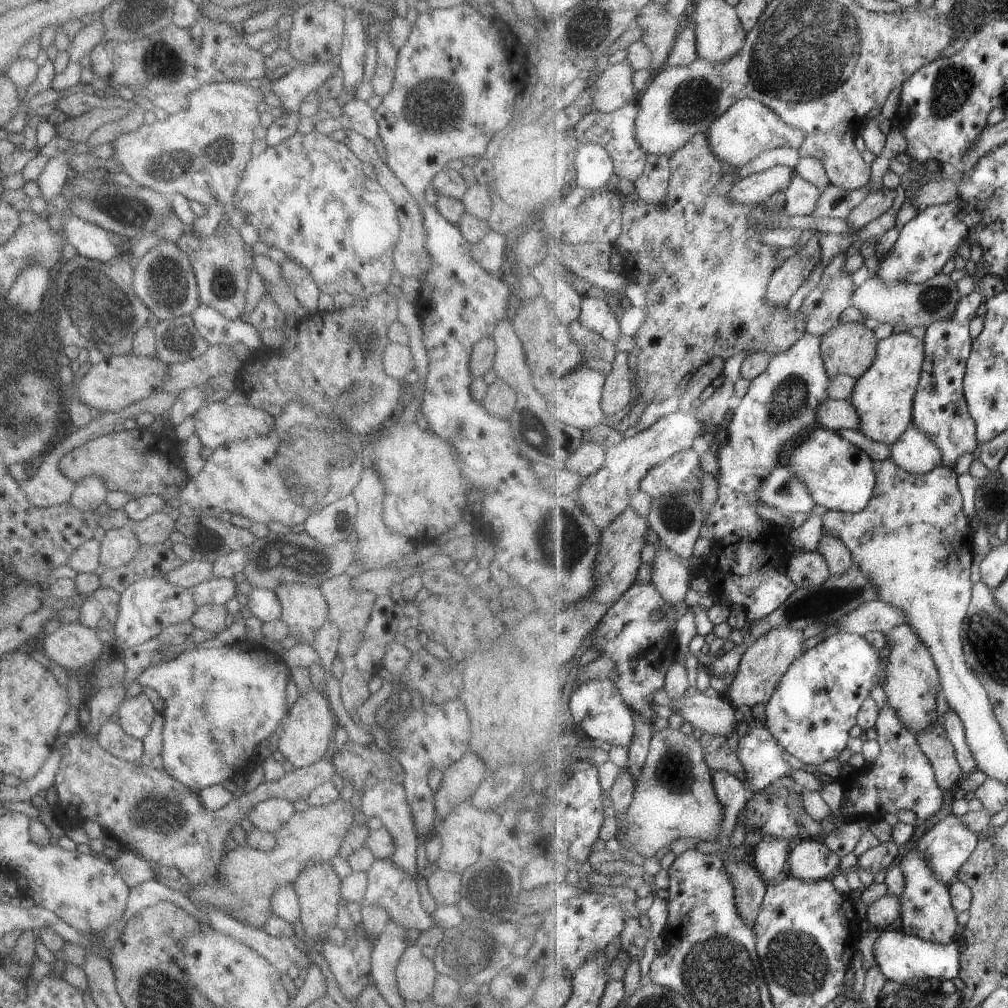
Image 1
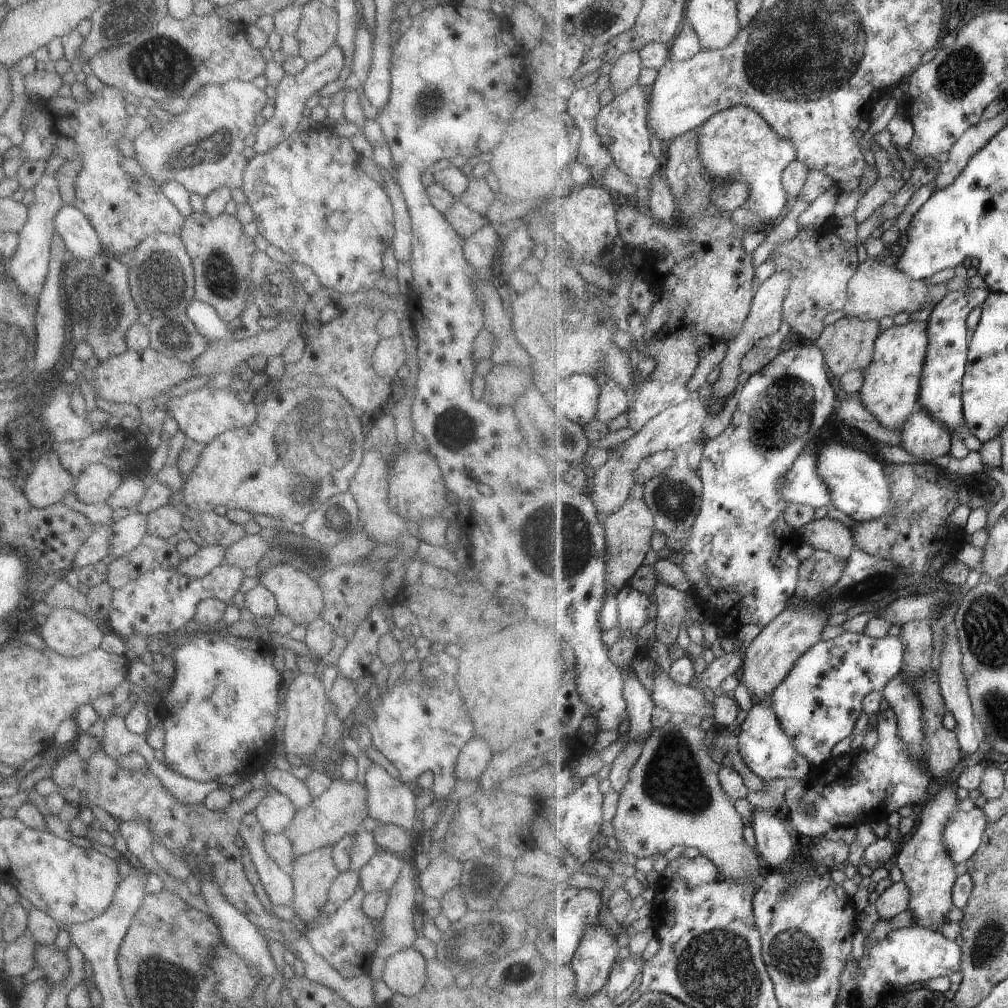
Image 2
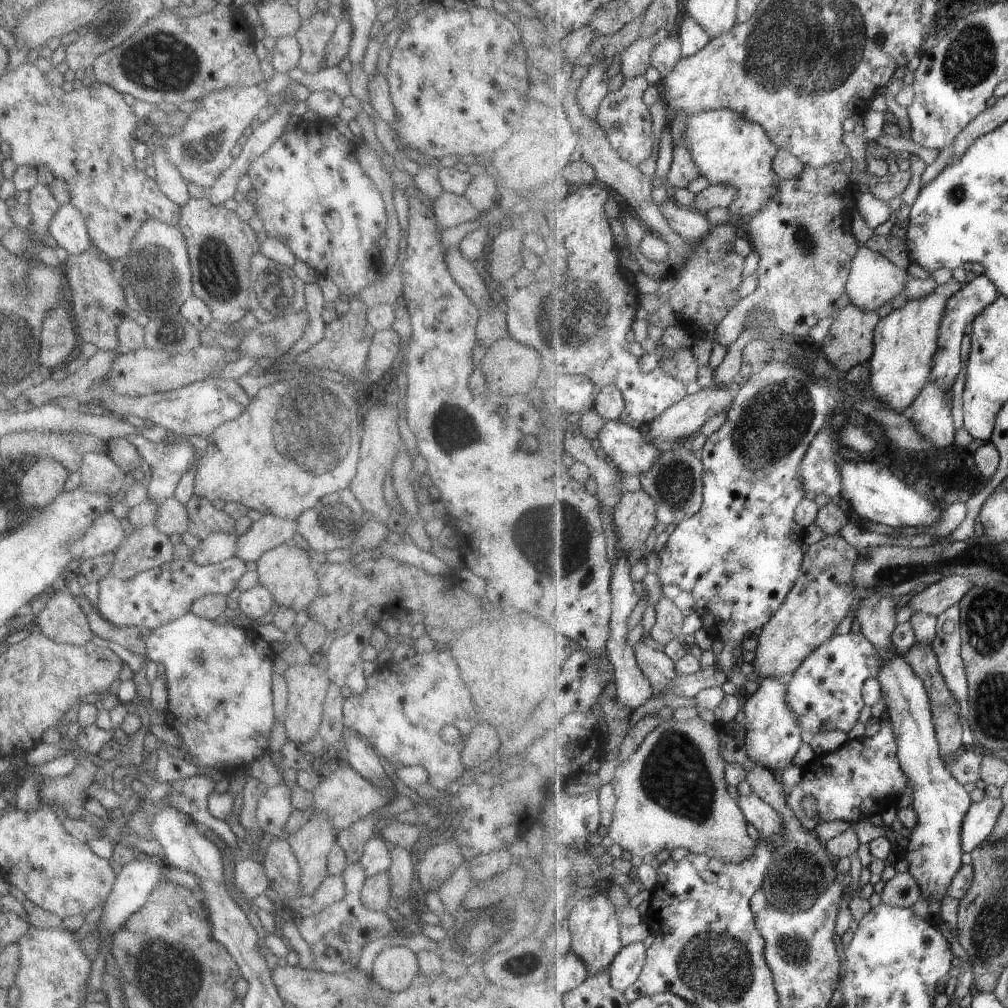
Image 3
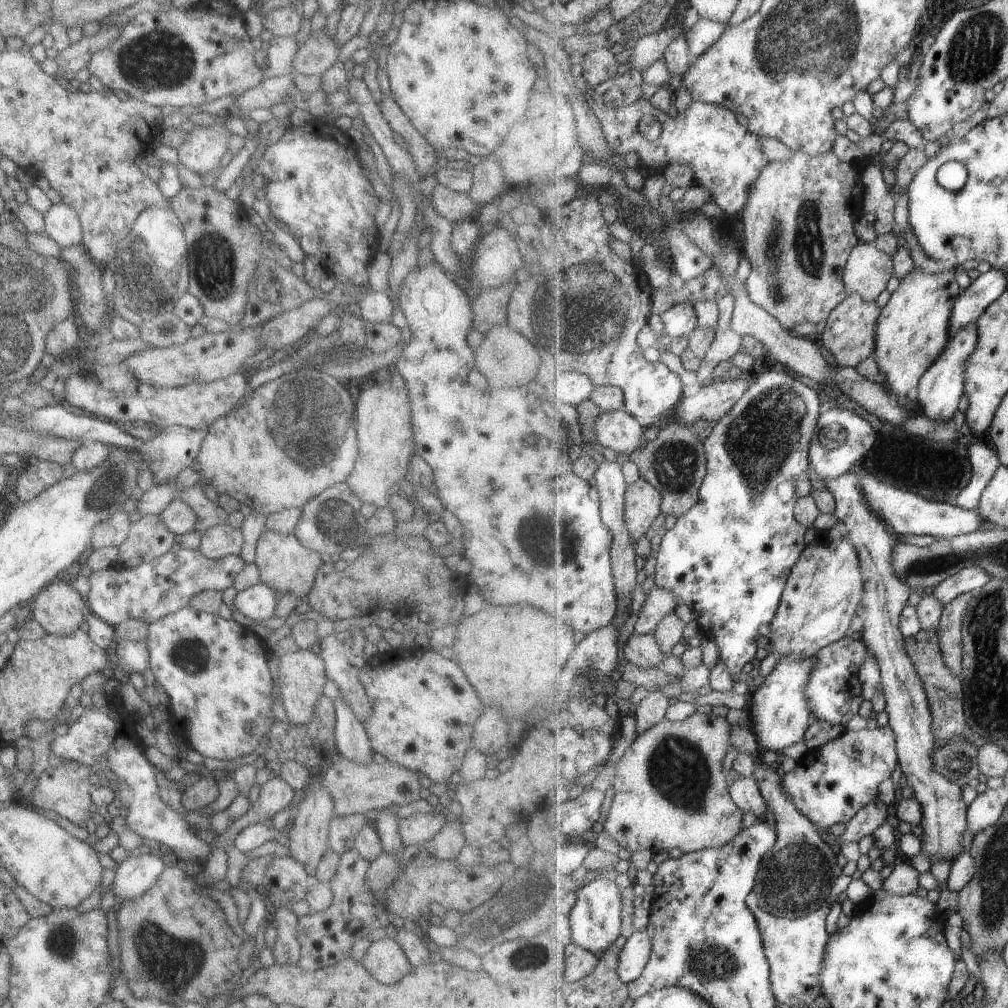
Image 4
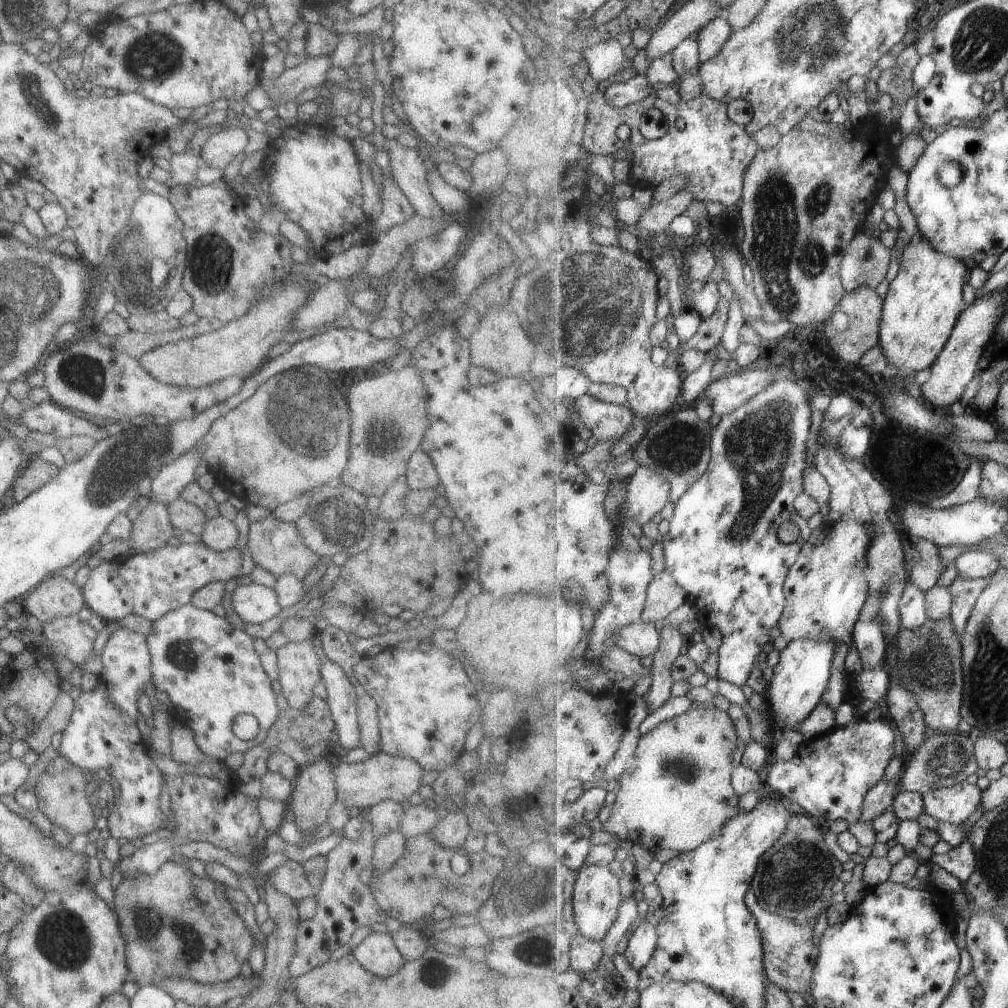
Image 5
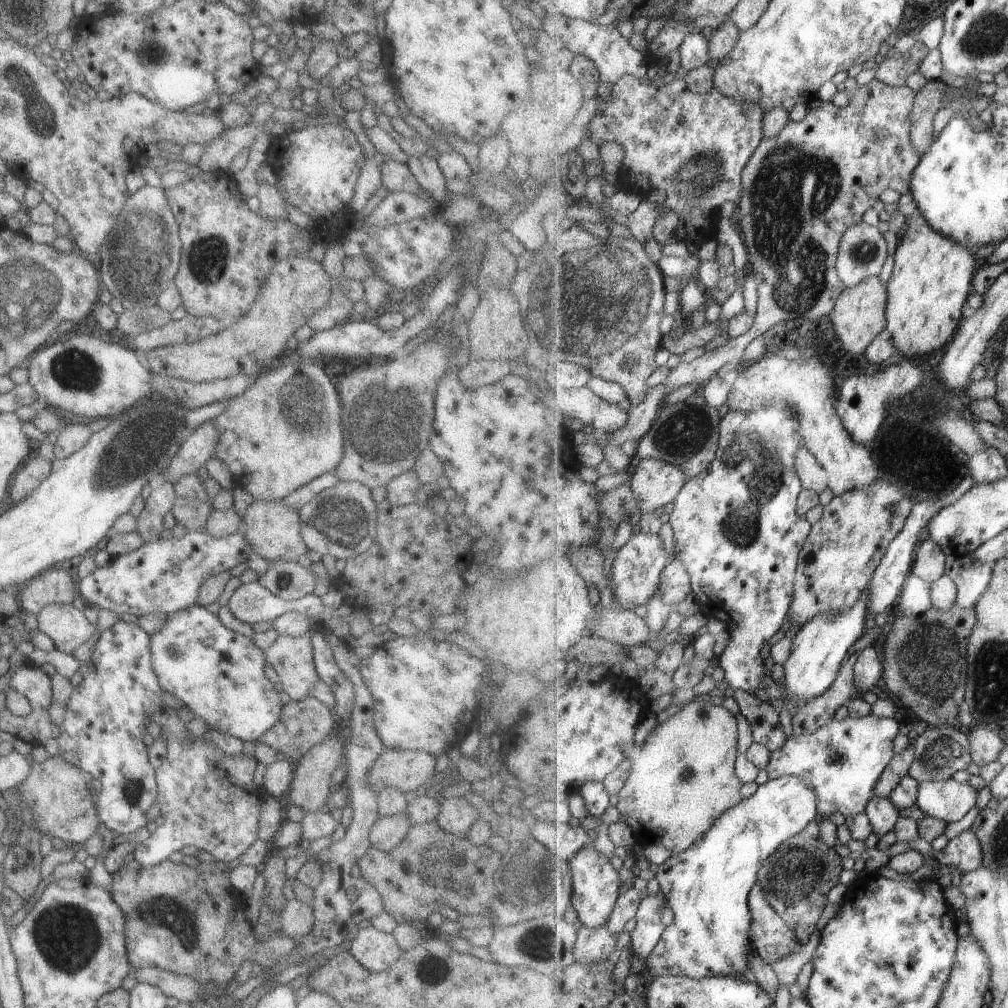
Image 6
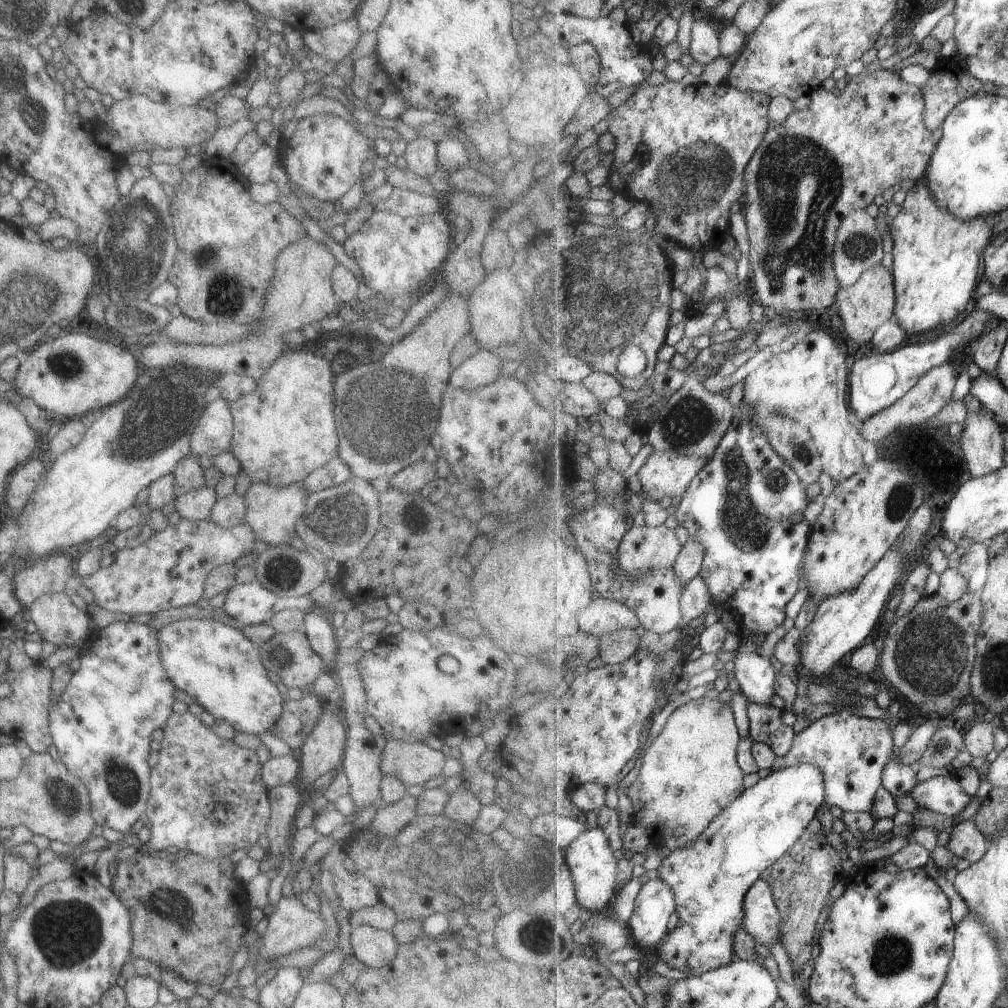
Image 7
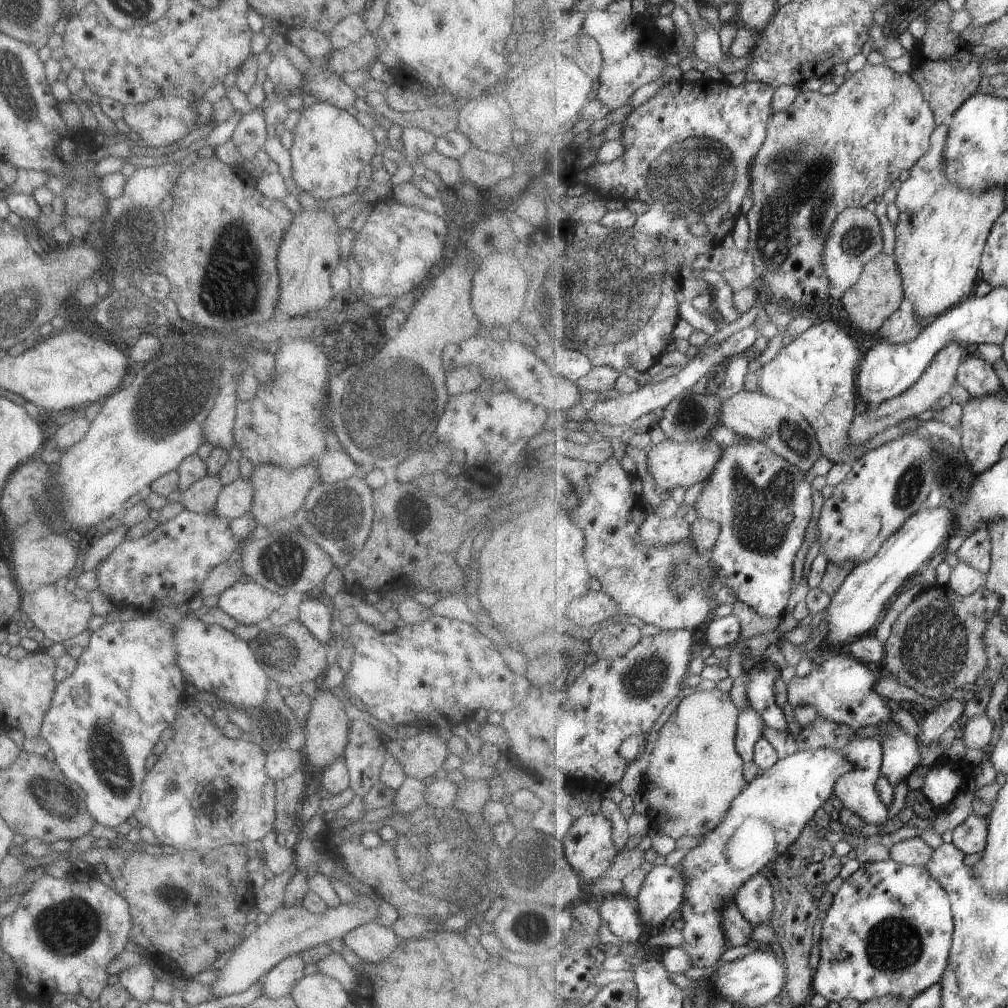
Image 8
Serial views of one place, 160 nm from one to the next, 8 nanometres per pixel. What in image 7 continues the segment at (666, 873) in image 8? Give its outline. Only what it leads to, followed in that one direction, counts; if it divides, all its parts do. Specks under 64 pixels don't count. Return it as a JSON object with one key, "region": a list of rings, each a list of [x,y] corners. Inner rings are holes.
{"region":[[[659,876],[647,881],[636,900],[633,916],[628,920],[633,942],[645,948],[655,948],[669,932],[669,918],[677,910],[675,891]]]}

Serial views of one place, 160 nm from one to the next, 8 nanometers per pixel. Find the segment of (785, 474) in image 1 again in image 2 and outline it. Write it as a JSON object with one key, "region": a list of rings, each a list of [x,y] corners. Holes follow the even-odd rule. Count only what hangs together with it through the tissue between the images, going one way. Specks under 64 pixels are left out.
{"region":[[[801,453],[791,470],[780,480],[777,490],[789,505],[799,503],[819,510],[832,504],[829,487],[819,476],[818,454]]]}

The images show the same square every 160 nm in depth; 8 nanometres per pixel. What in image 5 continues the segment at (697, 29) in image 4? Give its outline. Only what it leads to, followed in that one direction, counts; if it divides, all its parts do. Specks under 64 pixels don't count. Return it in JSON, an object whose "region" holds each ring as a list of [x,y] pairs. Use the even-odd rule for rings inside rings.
{"region":[[[724,15],[709,21],[697,32],[695,38],[698,40],[700,46],[701,63],[707,62],[714,56],[717,56],[734,32],[734,28]]]}

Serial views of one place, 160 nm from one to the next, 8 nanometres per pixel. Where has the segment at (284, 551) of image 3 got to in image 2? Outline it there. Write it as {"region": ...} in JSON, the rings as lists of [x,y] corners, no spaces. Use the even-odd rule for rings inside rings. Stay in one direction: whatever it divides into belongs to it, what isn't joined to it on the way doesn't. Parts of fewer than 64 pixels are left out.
{"region":[[[279,563],[269,565],[257,578],[258,584],[264,586],[274,596],[276,612],[288,616],[294,626],[307,626],[313,619],[319,617],[323,606],[322,590],[318,583],[304,572],[294,569],[291,565]]]}

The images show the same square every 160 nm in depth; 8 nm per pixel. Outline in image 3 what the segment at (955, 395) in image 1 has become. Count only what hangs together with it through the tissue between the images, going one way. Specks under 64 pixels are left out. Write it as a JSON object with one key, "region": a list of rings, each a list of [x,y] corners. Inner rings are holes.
{"region":[[[985,274],[975,277],[972,281],[956,292],[948,300],[945,316],[941,320],[940,333],[938,338],[939,350],[933,359],[930,382],[937,383],[941,388],[951,391],[951,394],[958,393],[958,387],[961,381],[961,370],[965,368],[963,364],[963,352],[961,344],[965,338],[965,330],[969,322],[977,318],[990,304],[993,304],[999,298],[1000,292],[997,285]],[[974,316],[974,318],[973,318]]]}

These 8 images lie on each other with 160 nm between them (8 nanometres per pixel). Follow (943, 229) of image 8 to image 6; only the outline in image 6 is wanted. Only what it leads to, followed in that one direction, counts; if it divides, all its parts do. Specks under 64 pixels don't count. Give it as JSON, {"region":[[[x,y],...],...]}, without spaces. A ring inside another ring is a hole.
{"region":[[[916,211],[915,216],[906,220],[903,229],[897,234],[897,247],[894,267],[888,285],[887,326],[899,354],[905,359],[931,356],[939,348],[951,341],[961,320],[963,306],[973,292],[973,276],[977,270],[975,254],[966,246],[959,244],[937,232],[924,215]]]}

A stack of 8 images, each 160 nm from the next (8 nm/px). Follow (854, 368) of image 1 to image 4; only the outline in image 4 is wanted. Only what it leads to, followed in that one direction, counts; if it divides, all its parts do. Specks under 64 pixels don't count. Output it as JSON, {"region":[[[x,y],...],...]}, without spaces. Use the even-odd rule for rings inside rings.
{"region":[[[860,294],[849,295],[822,326],[822,344],[841,367],[856,367],[872,356],[876,349],[876,328],[882,308],[875,301],[866,301]]]}

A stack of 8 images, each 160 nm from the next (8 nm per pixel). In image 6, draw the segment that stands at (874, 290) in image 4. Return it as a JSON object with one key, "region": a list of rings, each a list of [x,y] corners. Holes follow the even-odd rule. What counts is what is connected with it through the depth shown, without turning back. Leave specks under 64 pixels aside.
{"region":[[[857,223],[848,228],[841,241],[837,272],[847,287],[857,286],[865,279],[881,274],[887,254],[887,240],[881,230]]]}

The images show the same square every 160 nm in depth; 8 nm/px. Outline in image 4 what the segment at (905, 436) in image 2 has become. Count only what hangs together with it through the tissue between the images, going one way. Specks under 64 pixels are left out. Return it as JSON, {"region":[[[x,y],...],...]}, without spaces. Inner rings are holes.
{"region":[[[975,323],[962,328],[960,334],[950,340],[939,359],[924,374],[924,378],[918,384],[919,414],[929,417],[931,420],[946,423],[951,421],[955,412],[959,410],[961,396],[965,392],[965,372],[969,357],[977,348],[979,342],[978,328]]]}

